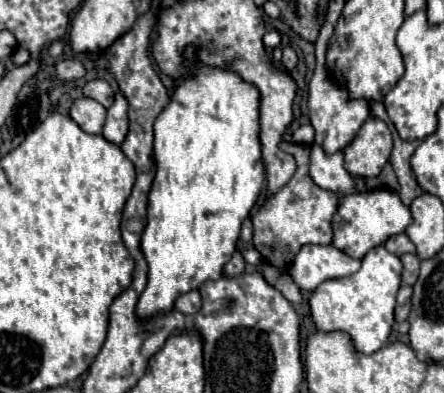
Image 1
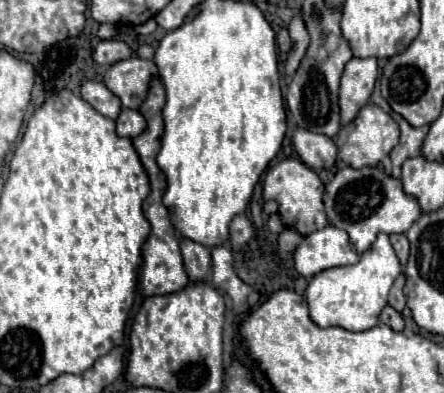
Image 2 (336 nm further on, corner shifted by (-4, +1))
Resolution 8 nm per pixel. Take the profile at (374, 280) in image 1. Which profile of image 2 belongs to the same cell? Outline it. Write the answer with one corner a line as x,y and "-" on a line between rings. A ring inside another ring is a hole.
379,234
369,250
365,250
357,264
329,268
313,276
307,284
305,298
309,304
309,316
319,328
339,326
351,332
363,332
377,324
379,312
387,304
387,294
401,274
401,264
393,252
387,234

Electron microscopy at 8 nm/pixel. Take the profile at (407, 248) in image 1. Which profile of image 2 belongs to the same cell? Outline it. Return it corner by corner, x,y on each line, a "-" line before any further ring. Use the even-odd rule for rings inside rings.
391,234
391,244
393,244
393,250
397,254
397,258
401,260
401,266
407,264
407,256
409,256
409,240
405,234

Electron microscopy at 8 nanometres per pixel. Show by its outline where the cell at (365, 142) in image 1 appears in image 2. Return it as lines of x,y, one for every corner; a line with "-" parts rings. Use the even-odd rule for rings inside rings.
365,104
359,114
355,116
355,120
347,126
341,128
339,138
337,138
337,150
339,150
339,158
349,164
351,168
363,168
363,166
377,166
397,144
399,140
399,128
397,122
379,106
375,104

